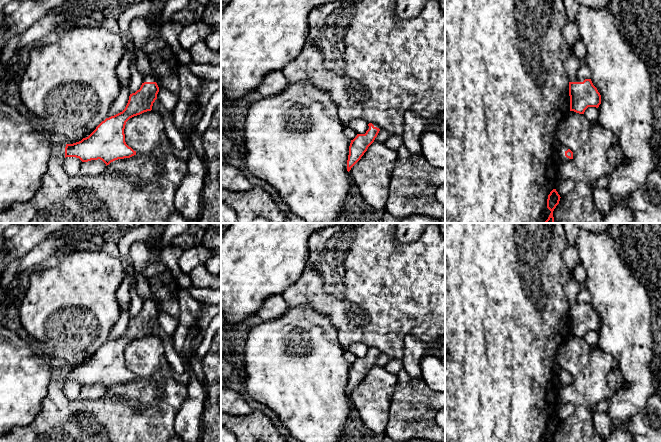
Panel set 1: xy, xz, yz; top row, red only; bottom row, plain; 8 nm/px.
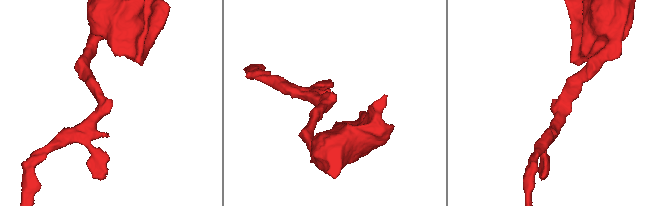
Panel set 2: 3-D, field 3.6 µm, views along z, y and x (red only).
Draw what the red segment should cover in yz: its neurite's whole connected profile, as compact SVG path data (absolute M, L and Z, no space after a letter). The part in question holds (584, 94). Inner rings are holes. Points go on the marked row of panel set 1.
M568 21L562 34L570 47L570 55L564 63L569 78L570 111L584 114L588 107L599 107L601 95L591 79L583 80L576 77L580 60L574 54L572 47L580 39L577 22Z

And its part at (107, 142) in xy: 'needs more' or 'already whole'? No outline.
needs more

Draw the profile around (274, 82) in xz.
M281 70L272 71L263 77L256 91L262 97L268 97L283 92L287 85L288 81Z

